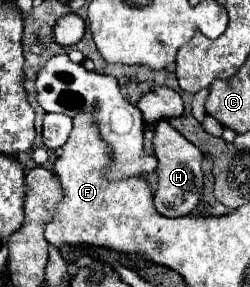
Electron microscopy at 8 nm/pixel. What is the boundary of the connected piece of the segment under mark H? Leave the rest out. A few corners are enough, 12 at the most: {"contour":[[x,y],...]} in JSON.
{"contour":[[154,123],[156,211],[190,215],[202,197],[202,151]]}

